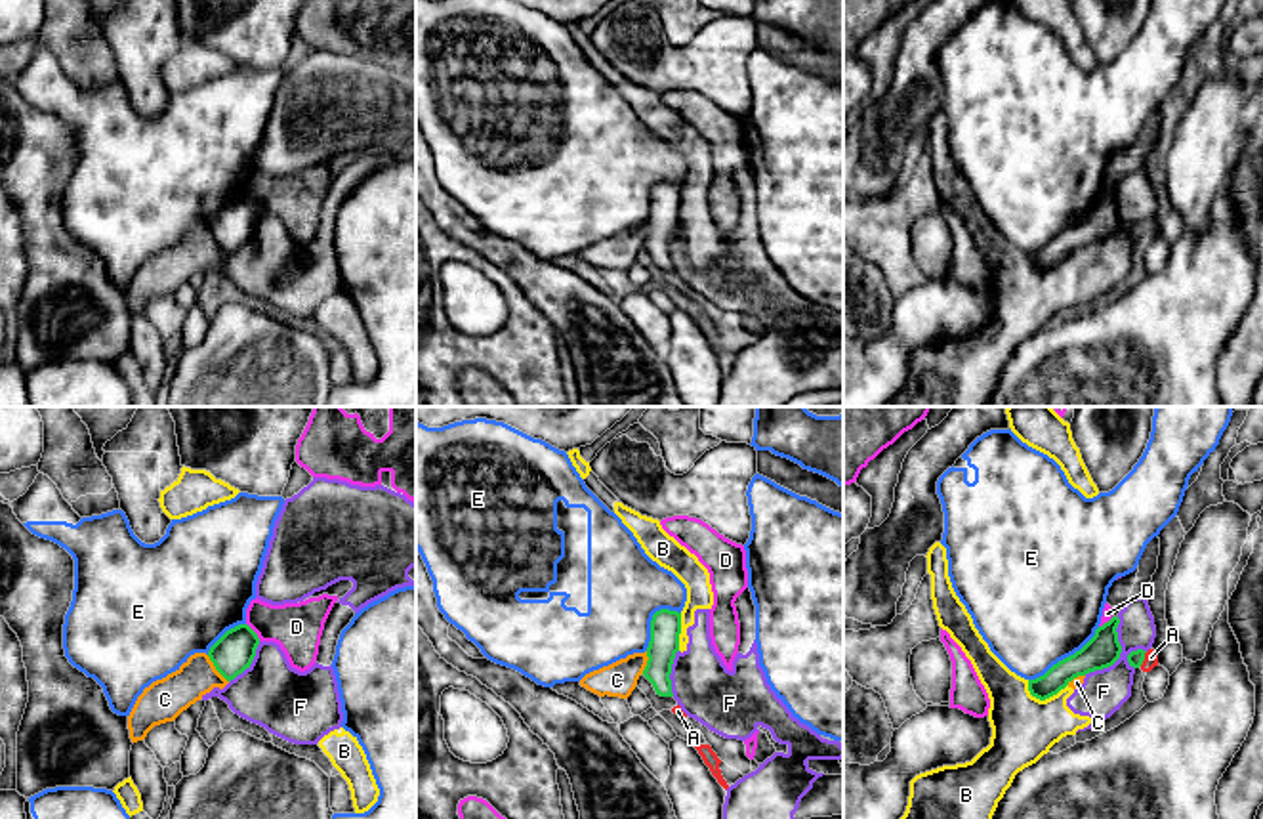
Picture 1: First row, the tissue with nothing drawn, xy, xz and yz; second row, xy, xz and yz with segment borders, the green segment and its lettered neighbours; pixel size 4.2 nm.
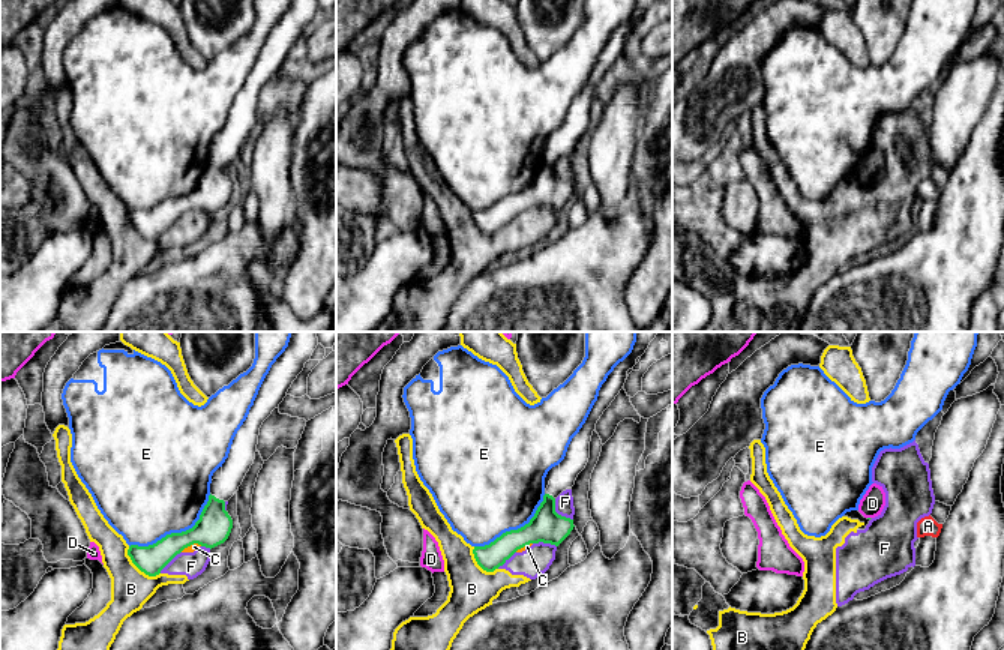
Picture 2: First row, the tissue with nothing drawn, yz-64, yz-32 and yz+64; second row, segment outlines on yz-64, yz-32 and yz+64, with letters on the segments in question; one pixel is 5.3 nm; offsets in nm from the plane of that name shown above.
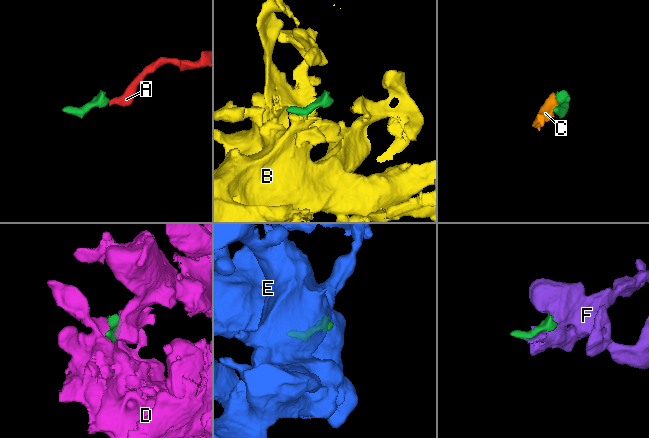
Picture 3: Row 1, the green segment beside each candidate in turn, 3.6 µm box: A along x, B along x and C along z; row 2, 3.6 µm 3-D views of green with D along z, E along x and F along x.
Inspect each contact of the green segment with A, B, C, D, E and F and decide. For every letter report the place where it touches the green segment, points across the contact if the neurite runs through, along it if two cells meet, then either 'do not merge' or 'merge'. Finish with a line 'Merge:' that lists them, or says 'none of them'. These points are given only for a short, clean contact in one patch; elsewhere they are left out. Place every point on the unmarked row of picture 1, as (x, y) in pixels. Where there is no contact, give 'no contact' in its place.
A: yz (1143, 231) | across yz (1136, 231), (1143, 231), (1151, 230) | merge
B: yz (1046, 270) | do not merge
C: xy (216, 241) | along xy (207, 228), (227, 254) | do not merge
D: xy (254, 205) | along xy (247, 195), (260, 212) | do not merge
E: yz (1067, 230) | do not merge
F: yz (1118, 228) | do not merge
Merge: A

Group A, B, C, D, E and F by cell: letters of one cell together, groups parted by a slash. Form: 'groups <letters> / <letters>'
groups A / B C F / D / E

